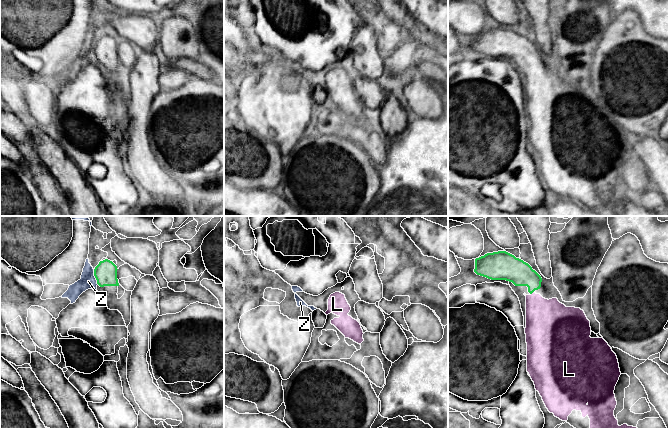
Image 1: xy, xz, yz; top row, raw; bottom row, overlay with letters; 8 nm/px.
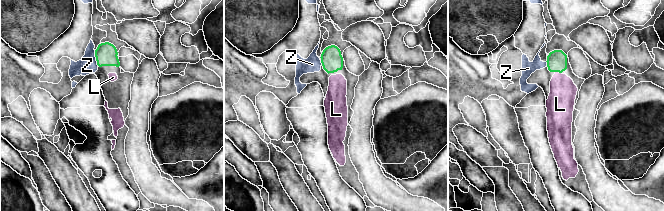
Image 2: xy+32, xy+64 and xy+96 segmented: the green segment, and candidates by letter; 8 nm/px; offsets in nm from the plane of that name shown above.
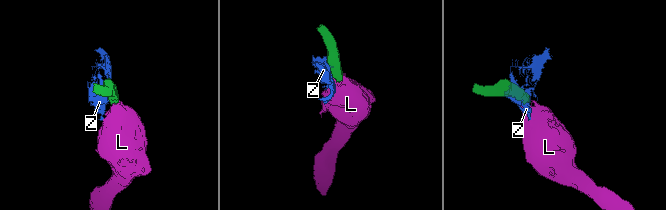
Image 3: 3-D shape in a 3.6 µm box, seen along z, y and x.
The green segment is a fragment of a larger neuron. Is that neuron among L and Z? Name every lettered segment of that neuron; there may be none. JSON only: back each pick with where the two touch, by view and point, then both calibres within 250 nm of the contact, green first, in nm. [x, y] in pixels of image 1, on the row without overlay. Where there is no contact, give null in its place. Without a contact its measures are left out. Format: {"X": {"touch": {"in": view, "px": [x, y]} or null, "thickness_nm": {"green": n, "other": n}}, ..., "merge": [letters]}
{"L": {"touch": {"in": "yz", "px": [532, 68]}, "thickness_nm": {"green": 200, "other": 320}}, "merge": ["L"]}

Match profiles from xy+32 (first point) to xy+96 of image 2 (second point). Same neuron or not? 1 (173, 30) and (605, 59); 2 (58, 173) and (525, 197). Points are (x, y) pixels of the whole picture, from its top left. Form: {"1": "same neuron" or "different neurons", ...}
{"1": "different neurons", "2": "same neuron"}

